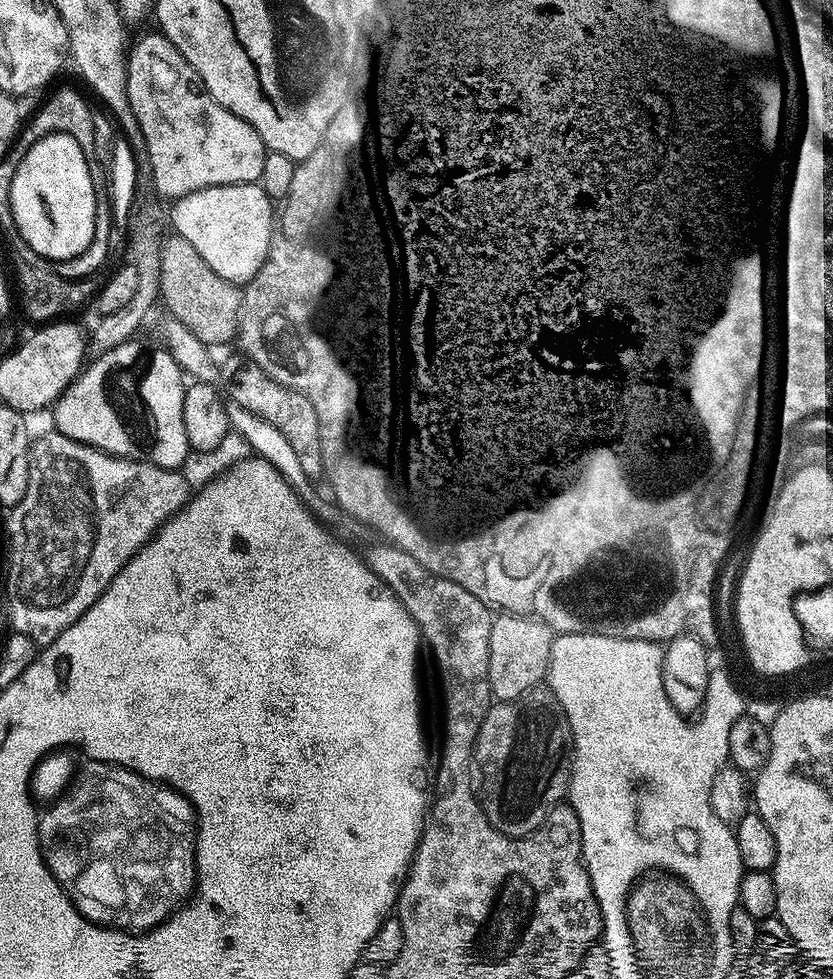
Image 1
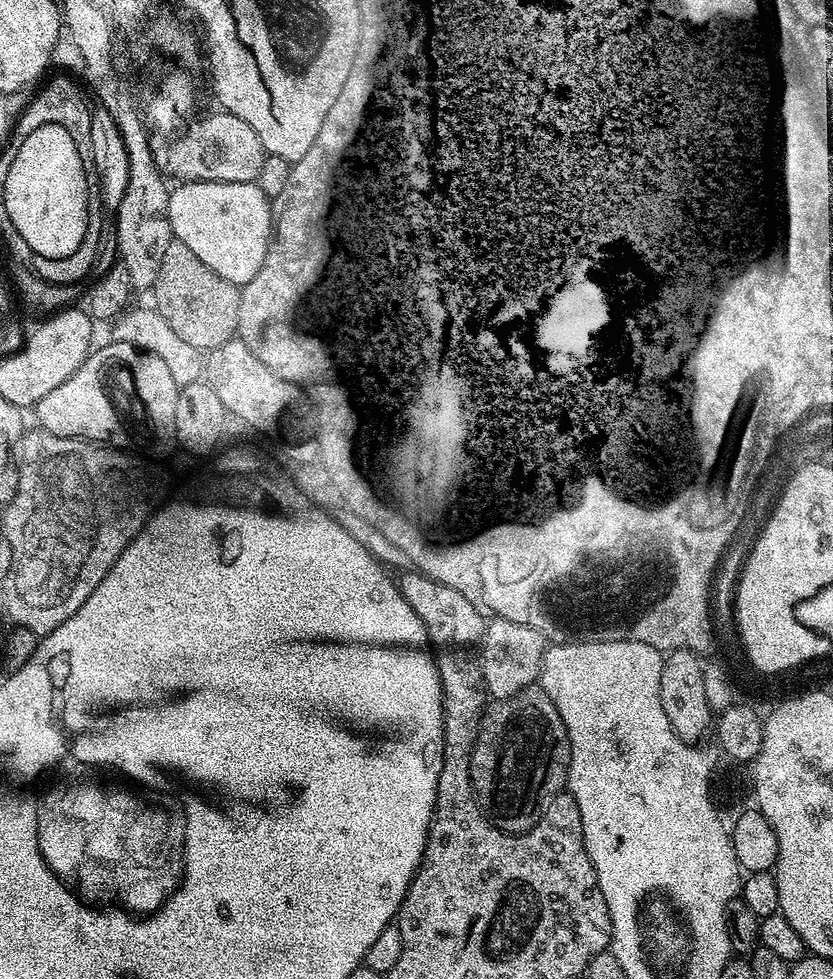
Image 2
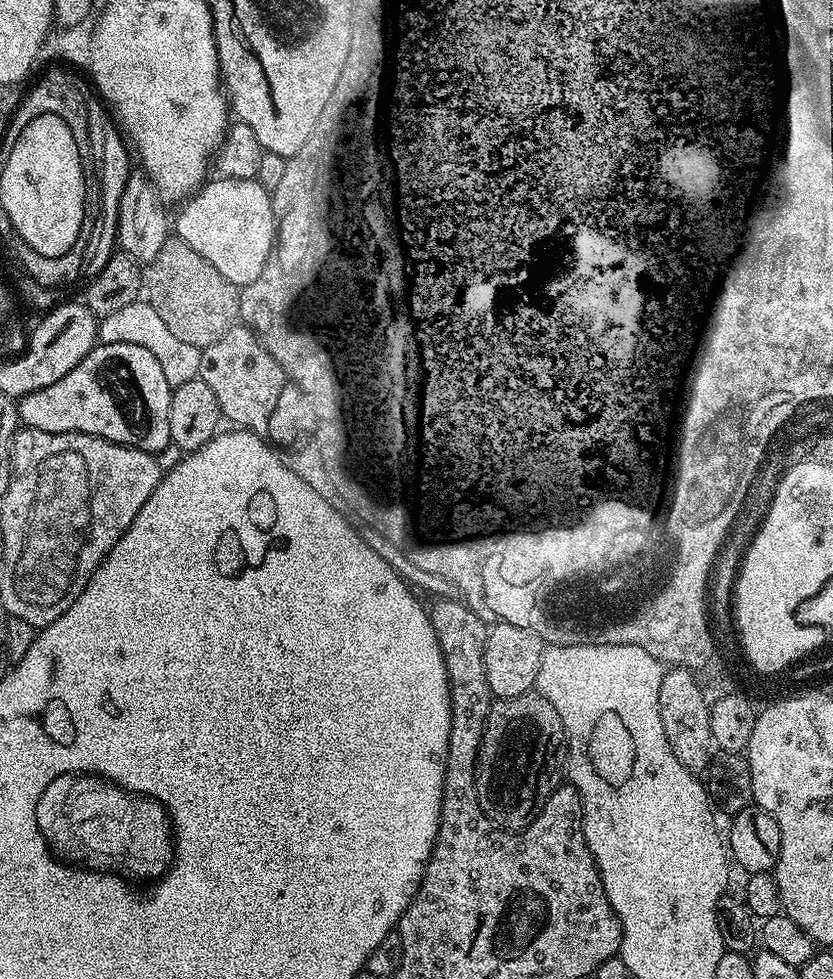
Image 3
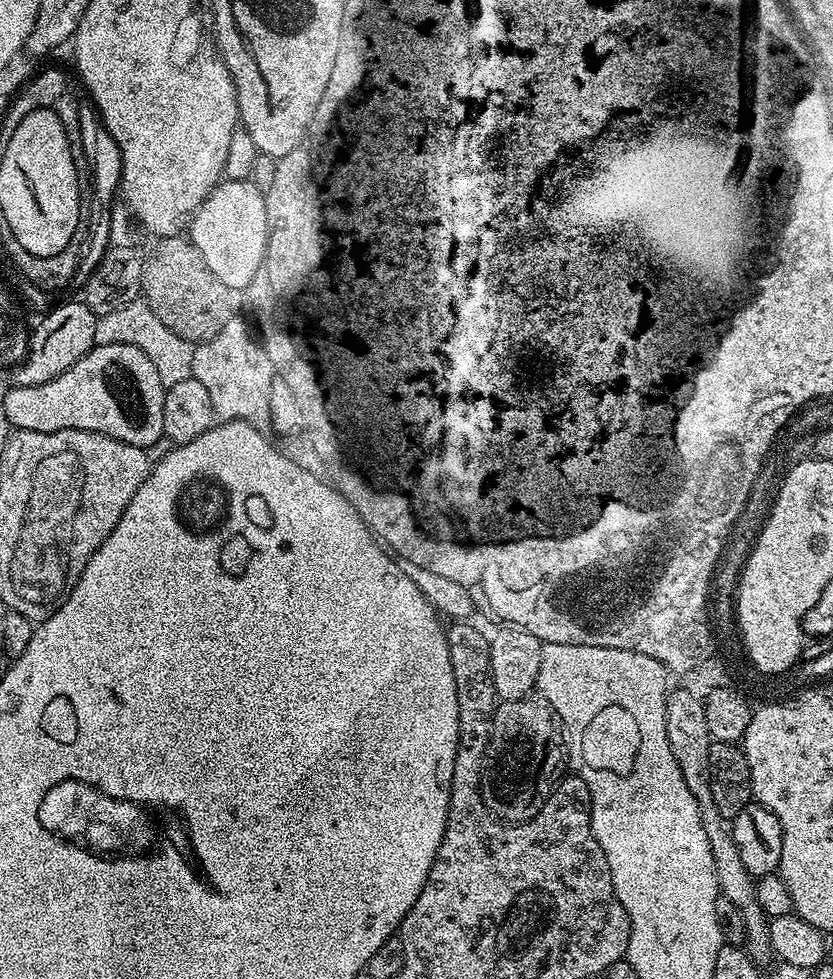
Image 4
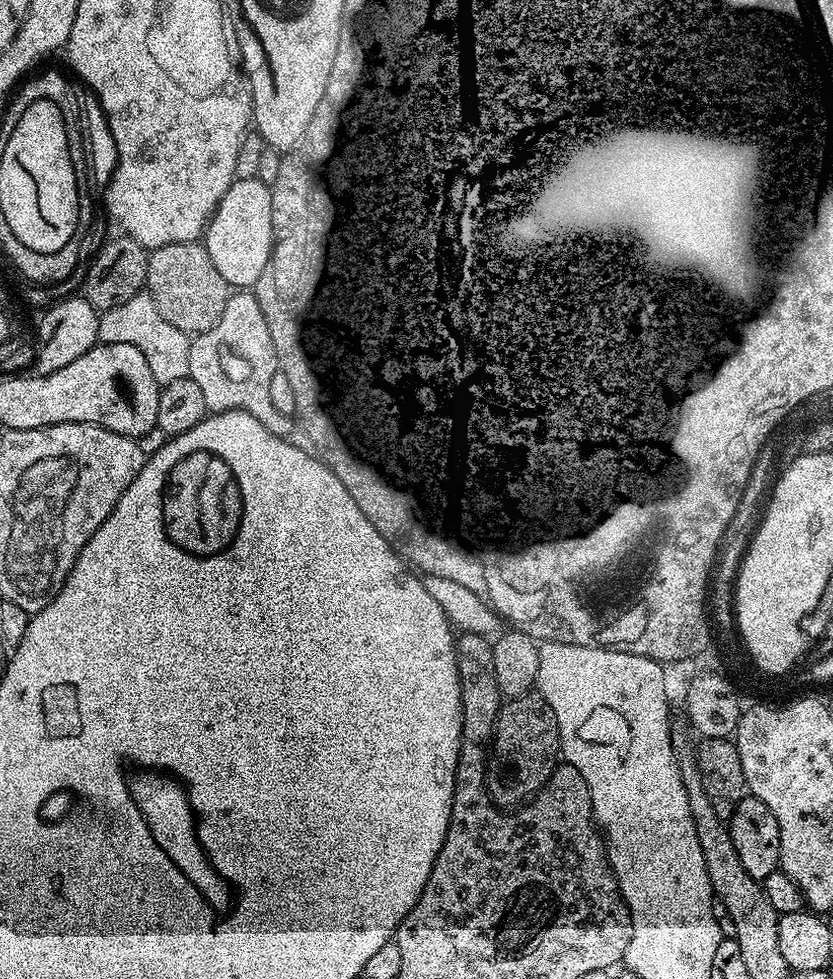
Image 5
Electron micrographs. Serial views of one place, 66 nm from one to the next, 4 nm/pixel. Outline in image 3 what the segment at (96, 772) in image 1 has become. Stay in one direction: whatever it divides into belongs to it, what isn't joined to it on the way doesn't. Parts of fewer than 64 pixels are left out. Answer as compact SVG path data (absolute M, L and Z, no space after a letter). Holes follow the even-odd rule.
M69 774L54 778L36 803L38 830L57 857L89 870L147 882L163 876L174 860L174 824L168 821L168 812L169 809L157 800L139 796L137 792L127 792L119 784L91 774Z

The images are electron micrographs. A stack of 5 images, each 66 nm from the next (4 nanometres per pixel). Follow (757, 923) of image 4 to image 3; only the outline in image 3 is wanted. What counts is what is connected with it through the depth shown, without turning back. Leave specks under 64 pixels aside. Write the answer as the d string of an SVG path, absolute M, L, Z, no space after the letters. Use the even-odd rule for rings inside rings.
M669 667L662 678L662 686L658 690L658 710L662 718L662 730L666 730L666 742L670 742L672 753L686 766L686 770L700 774L711 764L714 757L714 745L712 731L710 730L710 707L709 697L704 697L700 684L696 681L697 673L690 668Z

